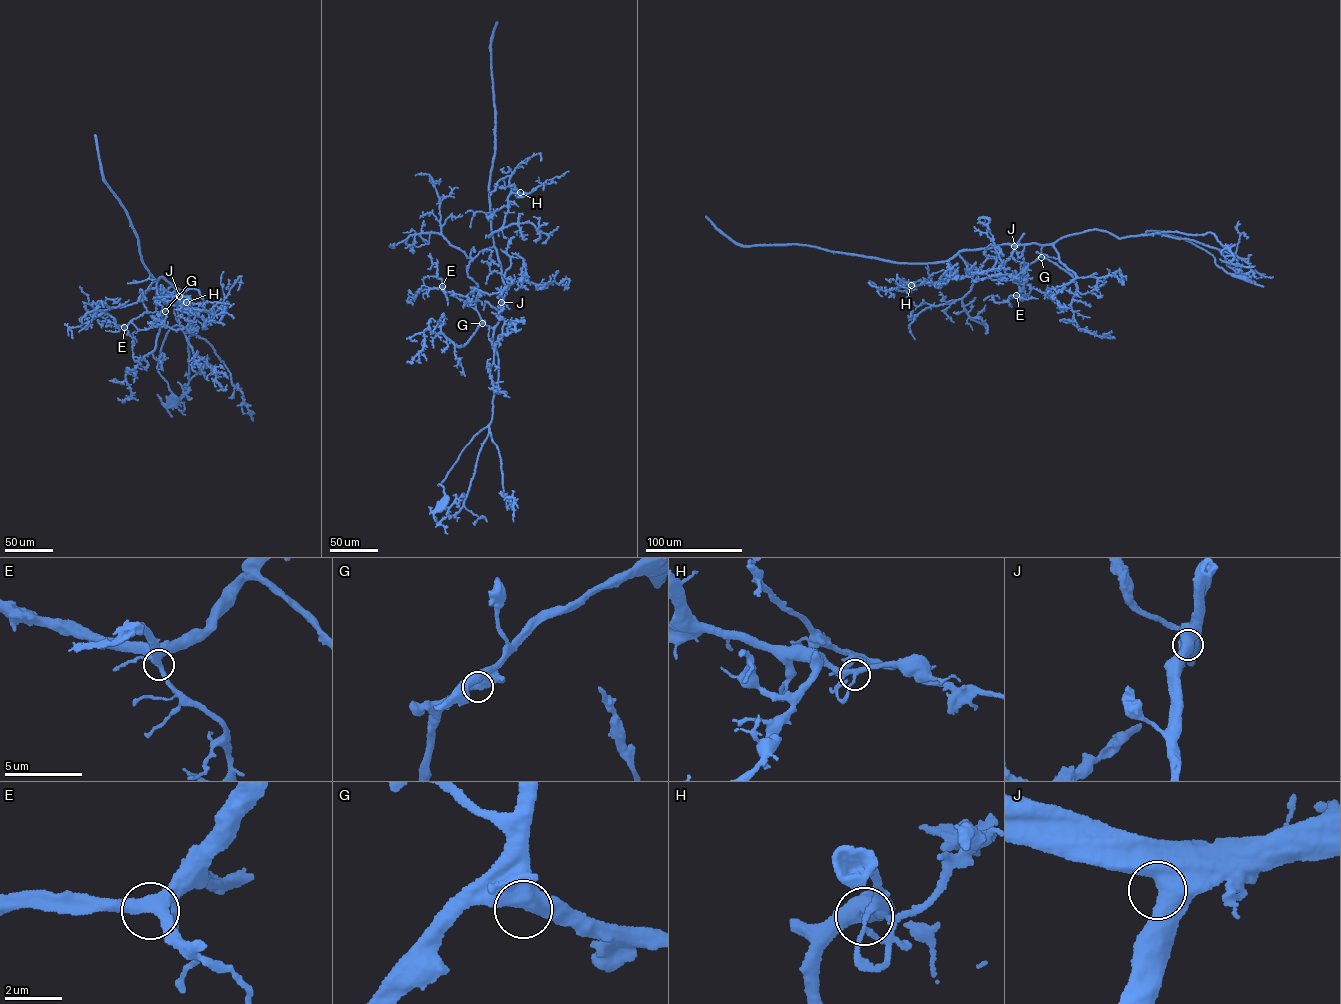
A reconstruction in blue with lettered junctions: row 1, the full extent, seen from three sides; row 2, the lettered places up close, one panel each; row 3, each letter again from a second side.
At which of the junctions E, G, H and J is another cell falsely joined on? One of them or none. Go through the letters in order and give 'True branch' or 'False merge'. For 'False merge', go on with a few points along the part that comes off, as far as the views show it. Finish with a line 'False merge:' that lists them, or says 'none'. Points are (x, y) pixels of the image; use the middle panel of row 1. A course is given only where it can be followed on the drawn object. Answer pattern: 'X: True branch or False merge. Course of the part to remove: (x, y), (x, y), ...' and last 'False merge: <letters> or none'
E: True branch
G: True branch
H: False merge. Course of the part to remove: (520, 192), (523, 197), (552, 180), (544, 182), (542, 190)
J: True branch
False merge: H

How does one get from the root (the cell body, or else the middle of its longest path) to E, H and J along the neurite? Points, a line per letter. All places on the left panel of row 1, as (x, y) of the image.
E: (174, 398), (157, 366), (169, 329), (193, 331), (188, 307), (145, 312), (124, 327)
H: (174, 398), (157, 368), (160, 351), (171, 327), (193, 329), (179, 289), (159, 277), (158, 296), (186, 302)
J: (174, 398), (157, 366), (169, 329), (181, 325), (193, 331), (188, 307), (177, 304), (179, 296)

